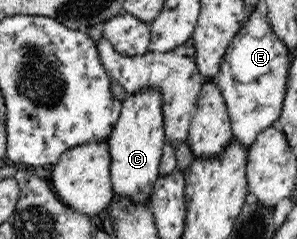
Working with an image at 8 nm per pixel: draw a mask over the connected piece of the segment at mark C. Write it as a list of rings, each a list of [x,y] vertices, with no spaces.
[[[150,87],[138,89],[134,93],[130,93],[122,101],[120,118],[113,127],[112,134],[108,139],[111,155],[111,183],[115,195],[121,195],[128,199],[135,199],[137,203],[149,201],[153,184],[159,179],[159,165],[166,143],[166,131],[164,129],[164,113],[163,113],[162,91]]]

